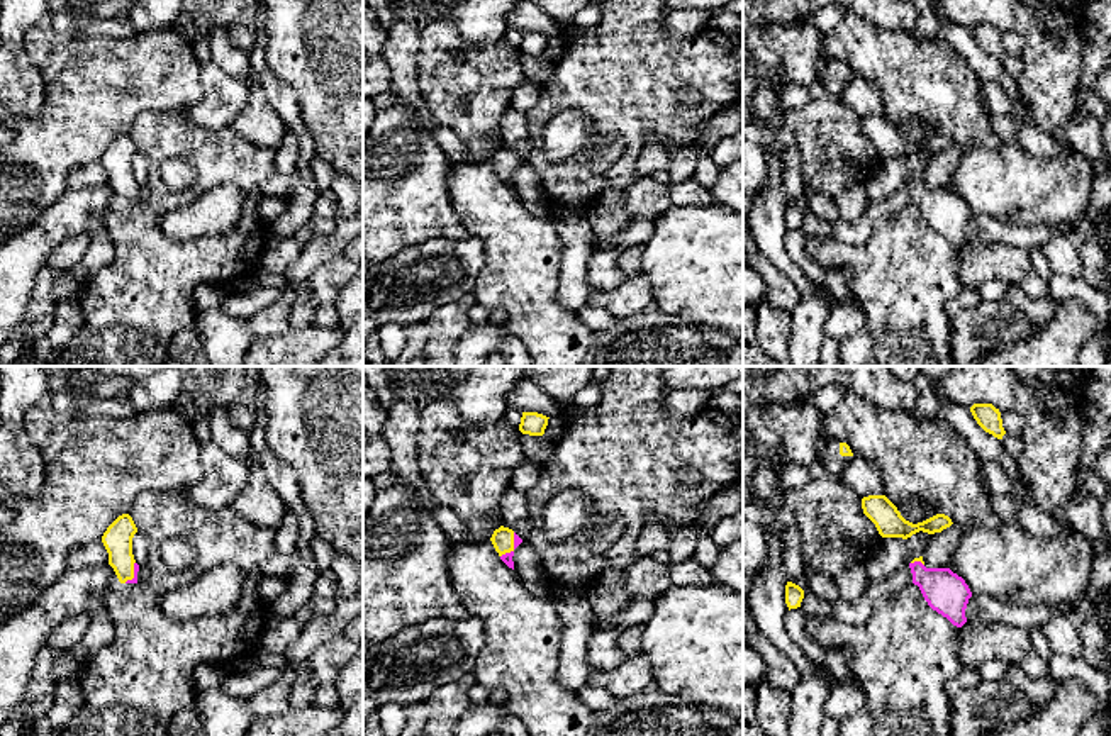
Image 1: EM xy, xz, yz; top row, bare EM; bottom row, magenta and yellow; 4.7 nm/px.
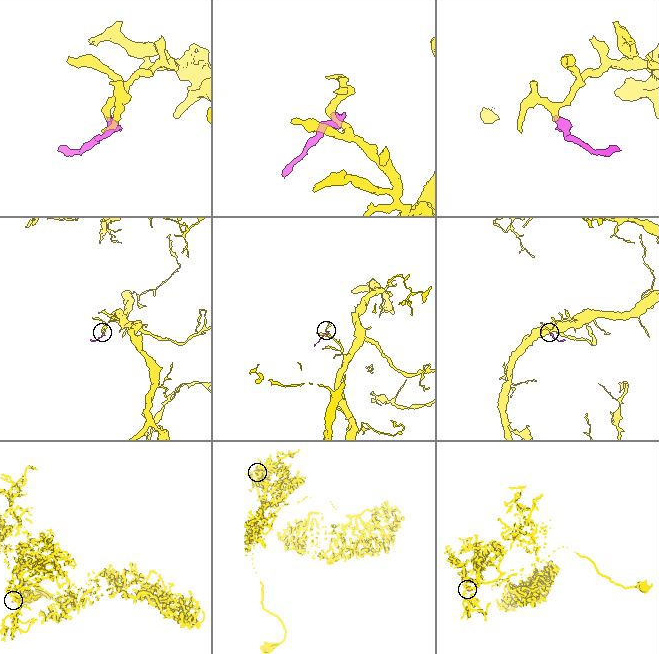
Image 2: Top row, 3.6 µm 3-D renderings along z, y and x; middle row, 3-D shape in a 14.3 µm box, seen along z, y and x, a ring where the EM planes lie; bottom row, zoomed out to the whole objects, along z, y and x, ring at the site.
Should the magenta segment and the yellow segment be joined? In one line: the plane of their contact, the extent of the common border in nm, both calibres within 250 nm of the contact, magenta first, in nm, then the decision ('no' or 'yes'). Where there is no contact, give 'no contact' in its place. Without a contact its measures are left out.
xz | 140 nm | 40/110 nm | yes

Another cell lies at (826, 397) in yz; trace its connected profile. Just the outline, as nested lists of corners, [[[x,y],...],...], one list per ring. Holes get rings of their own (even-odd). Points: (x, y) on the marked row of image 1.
[[[829,382],[814,390],[809,400],[826,415],[843,400],[846,392],[846,387]]]

